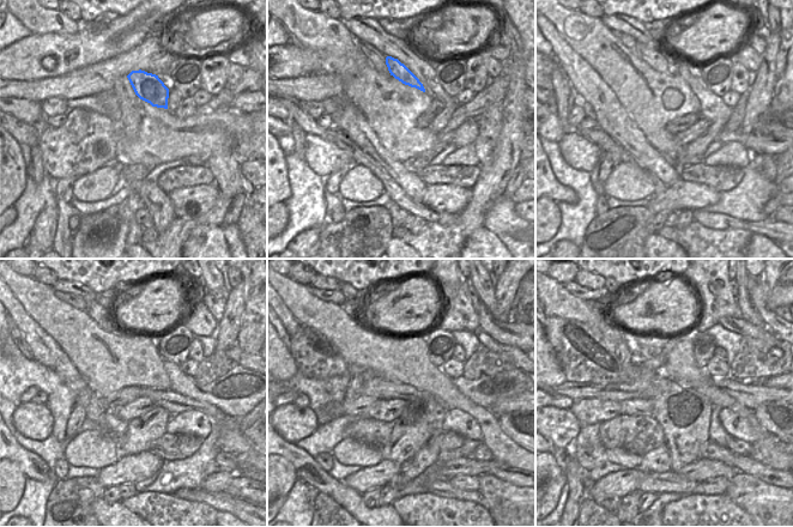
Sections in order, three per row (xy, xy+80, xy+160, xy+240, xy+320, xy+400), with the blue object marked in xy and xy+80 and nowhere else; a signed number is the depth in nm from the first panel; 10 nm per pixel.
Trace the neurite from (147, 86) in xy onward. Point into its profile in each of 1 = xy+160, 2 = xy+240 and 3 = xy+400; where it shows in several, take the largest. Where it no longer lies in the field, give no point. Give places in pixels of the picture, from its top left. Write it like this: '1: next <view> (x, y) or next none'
1: next xy+160 (652, 55)
2: next xy+240 (95, 310)
3: next xy+400 (612, 286)

